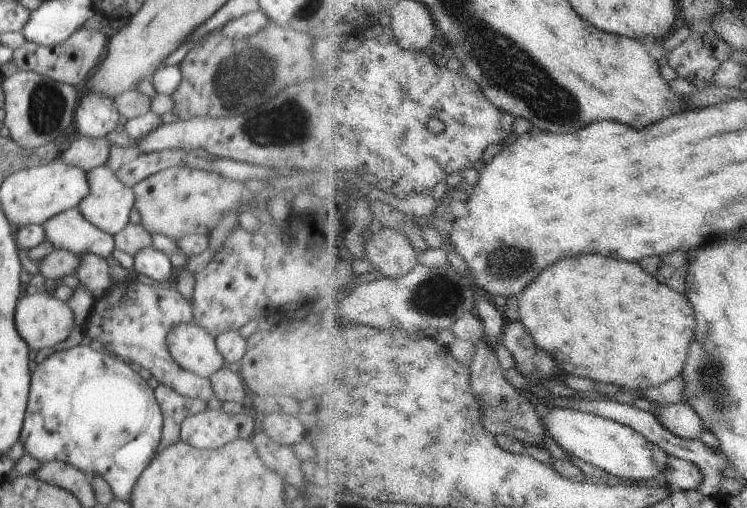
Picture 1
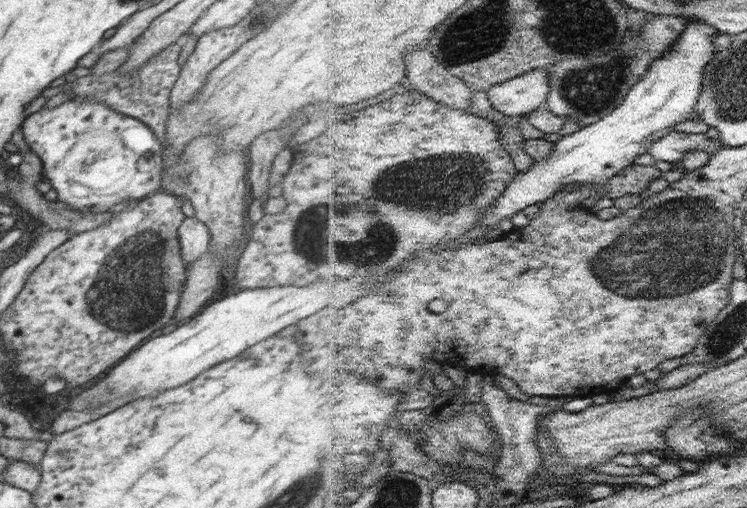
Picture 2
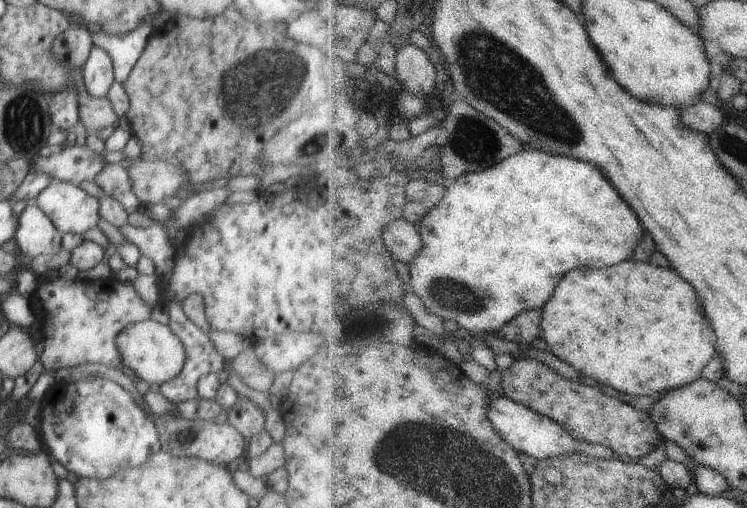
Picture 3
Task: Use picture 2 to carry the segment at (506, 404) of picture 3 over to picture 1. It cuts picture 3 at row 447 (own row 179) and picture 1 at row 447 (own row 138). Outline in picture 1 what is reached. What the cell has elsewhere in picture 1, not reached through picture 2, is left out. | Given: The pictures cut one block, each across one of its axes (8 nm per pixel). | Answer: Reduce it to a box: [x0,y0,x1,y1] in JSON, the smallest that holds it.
[543,407,672,480]

